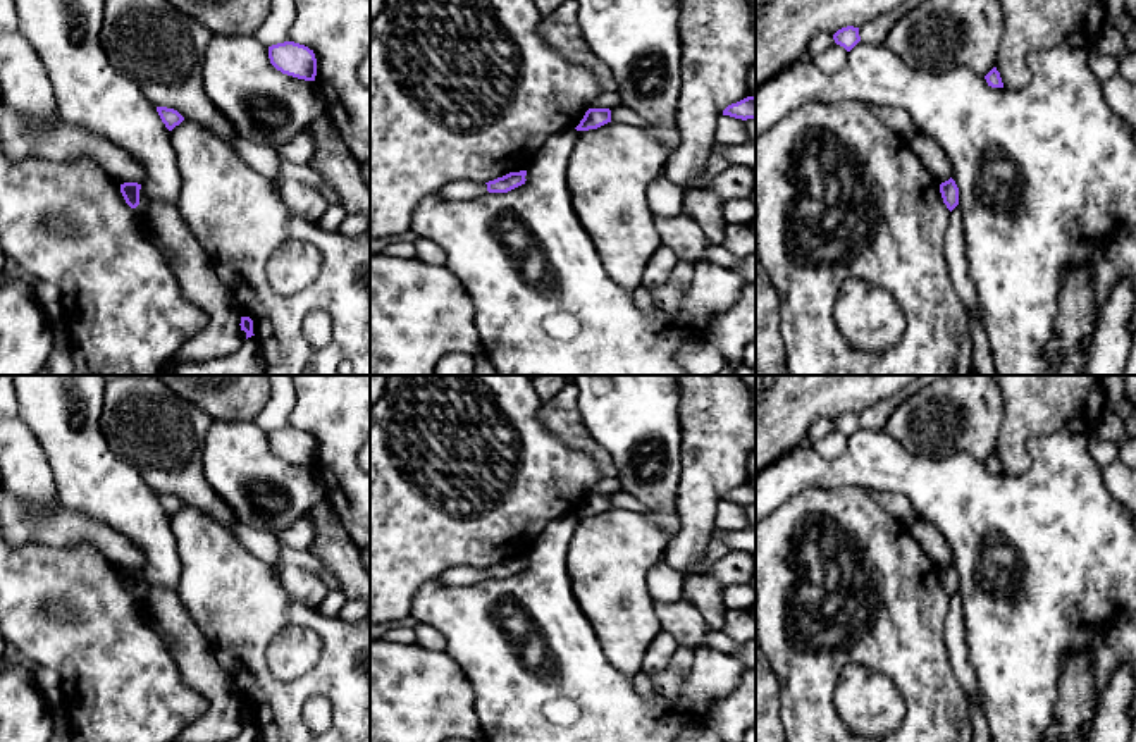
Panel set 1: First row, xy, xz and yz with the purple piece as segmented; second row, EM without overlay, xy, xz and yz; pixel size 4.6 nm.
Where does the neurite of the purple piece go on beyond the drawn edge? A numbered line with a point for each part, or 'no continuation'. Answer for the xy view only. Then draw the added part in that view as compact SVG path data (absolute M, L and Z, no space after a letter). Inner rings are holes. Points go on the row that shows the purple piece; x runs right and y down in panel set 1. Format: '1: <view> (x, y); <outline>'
1: xy (142, 210); M143 188L139 189L139 205L134 208L138 222L143 226L145 234L151 239L151 243L164 253L165 260L170 263L170 251L162 243L158 232L153 229L151 220L148 217L150 200Z

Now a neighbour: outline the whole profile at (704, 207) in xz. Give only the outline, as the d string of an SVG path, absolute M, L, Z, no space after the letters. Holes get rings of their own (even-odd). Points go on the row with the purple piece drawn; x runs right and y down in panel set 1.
M706 188L683 196L685 215L699 226L711 244L723 244L725 239L725 201L725 196L718 196Z

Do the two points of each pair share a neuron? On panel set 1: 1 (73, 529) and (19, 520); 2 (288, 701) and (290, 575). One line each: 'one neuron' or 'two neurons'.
1: one neuron
2: two neurons

